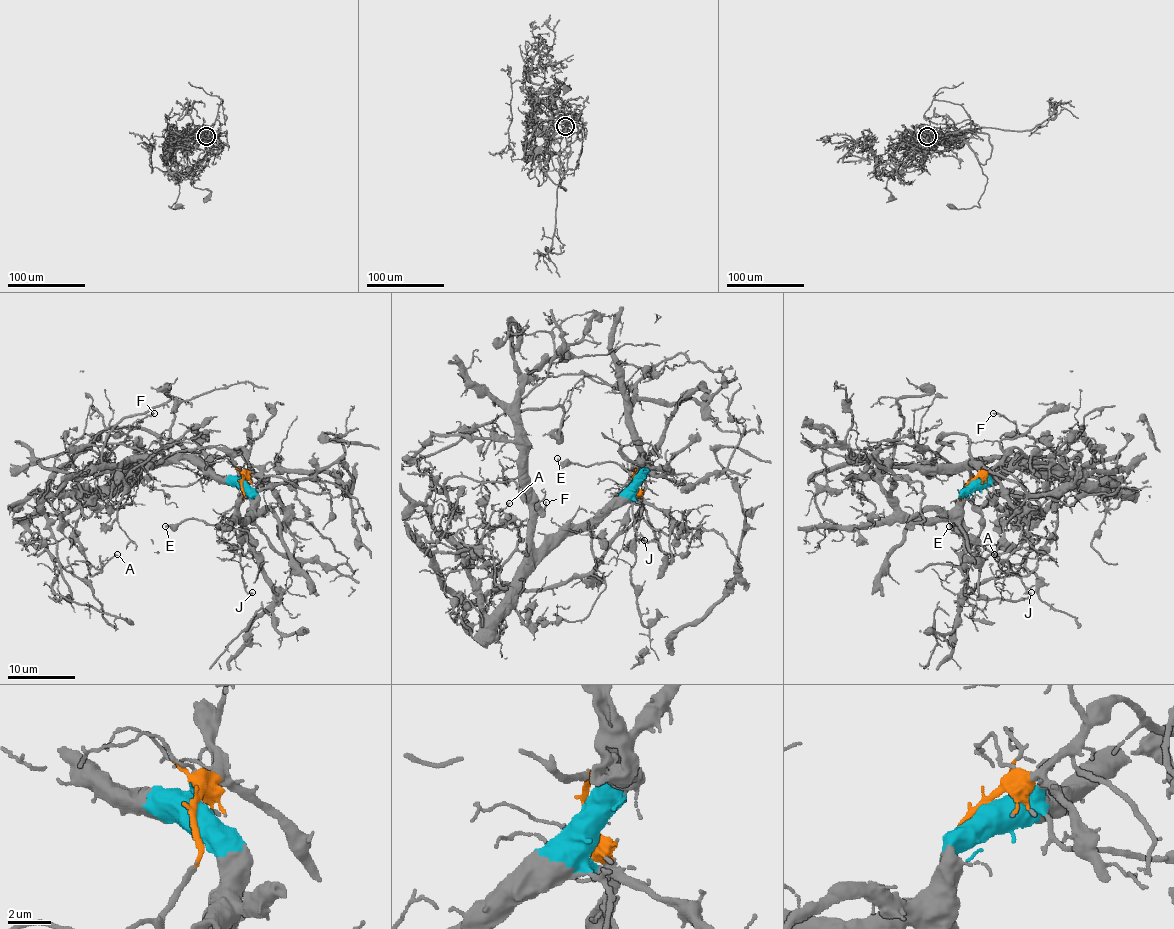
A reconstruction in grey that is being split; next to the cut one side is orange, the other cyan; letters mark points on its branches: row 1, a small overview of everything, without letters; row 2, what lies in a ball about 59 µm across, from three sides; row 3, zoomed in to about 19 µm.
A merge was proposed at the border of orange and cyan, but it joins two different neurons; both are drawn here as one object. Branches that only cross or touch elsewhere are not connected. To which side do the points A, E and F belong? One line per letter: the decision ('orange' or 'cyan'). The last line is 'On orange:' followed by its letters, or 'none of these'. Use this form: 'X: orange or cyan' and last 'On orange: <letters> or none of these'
A: cyan
E: orange
F: cyan
On orange: E

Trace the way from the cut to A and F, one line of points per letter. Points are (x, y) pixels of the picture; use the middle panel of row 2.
A: (635, 479), (562, 540), (487, 615), (472, 579), (472, 564), (465, 562), (477, 550), (490, 513), (509, 503)
F: (635, 479), (582, 523), (557, 538), (513, 581), (496, 582), (497, 569), (516, 547), (519, 528), (546, 501)

